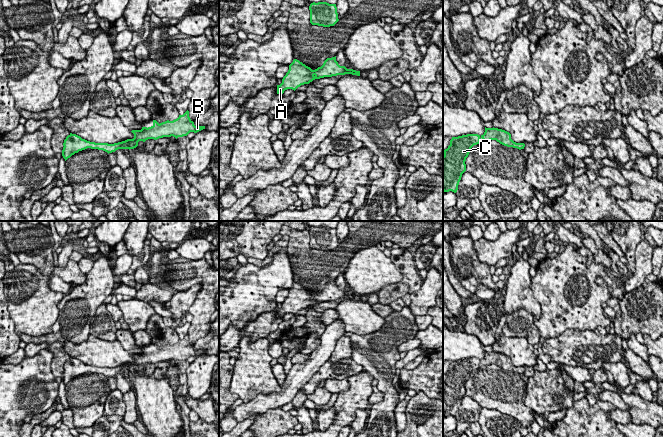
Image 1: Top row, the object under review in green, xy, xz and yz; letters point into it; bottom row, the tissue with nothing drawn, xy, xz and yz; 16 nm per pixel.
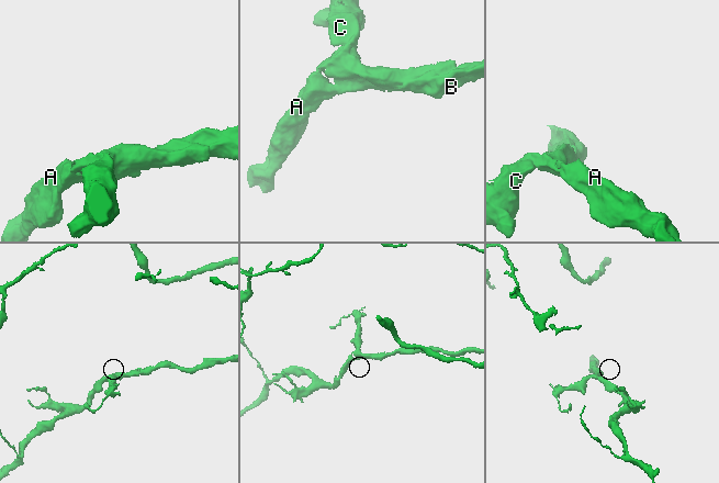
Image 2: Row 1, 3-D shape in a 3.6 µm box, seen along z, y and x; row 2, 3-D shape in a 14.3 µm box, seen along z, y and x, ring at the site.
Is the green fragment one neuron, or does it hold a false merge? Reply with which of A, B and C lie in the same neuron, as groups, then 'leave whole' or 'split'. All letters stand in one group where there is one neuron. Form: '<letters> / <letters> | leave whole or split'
A B C | leave whole

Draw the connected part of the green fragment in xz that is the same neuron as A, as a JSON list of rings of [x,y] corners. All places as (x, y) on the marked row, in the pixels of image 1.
[[[336,56],[327,58],[323,65],[315,70],[312,70],[299,60],[294,59],[289,65],[289,70],[283,77],[282,83],[277,85],[277,94],[283,94],[287,89],[295,91],[301,85],[309,84],[315,79],[345,74],[360,76],[360,71],[340,66],[336,61]]]

